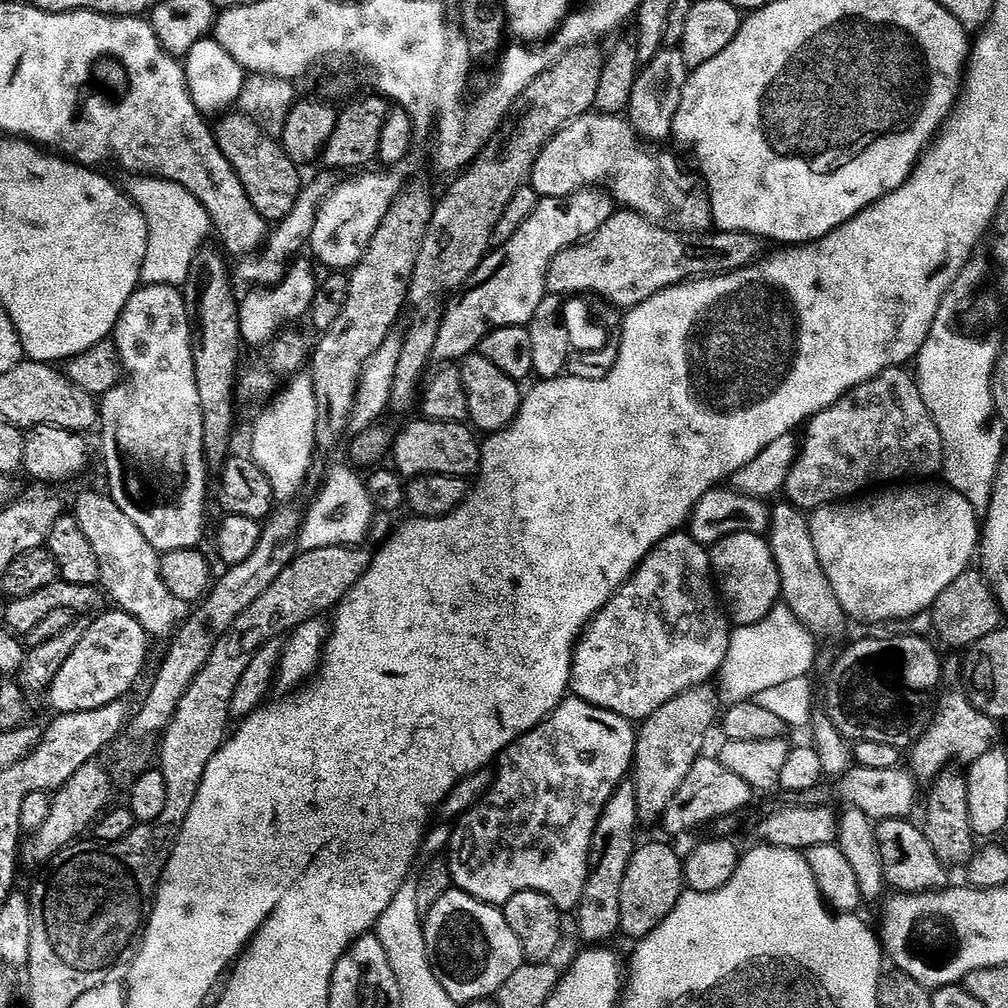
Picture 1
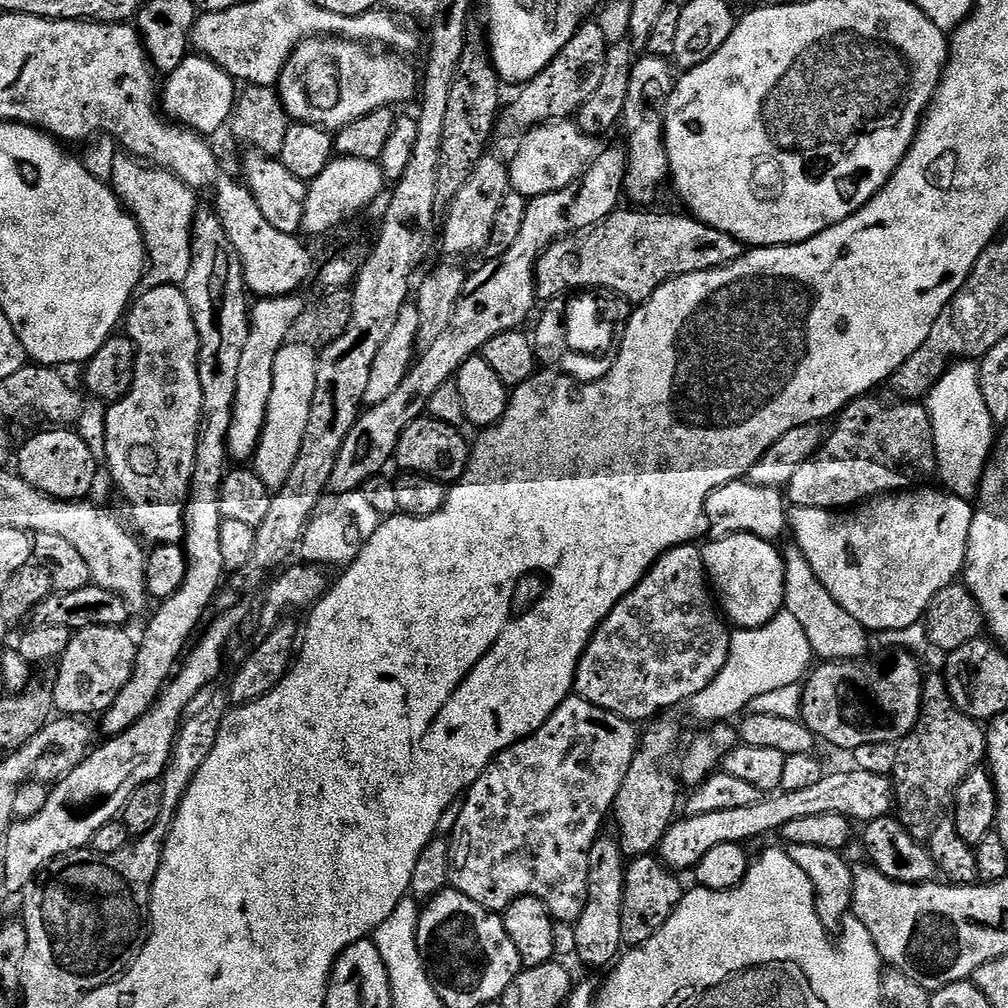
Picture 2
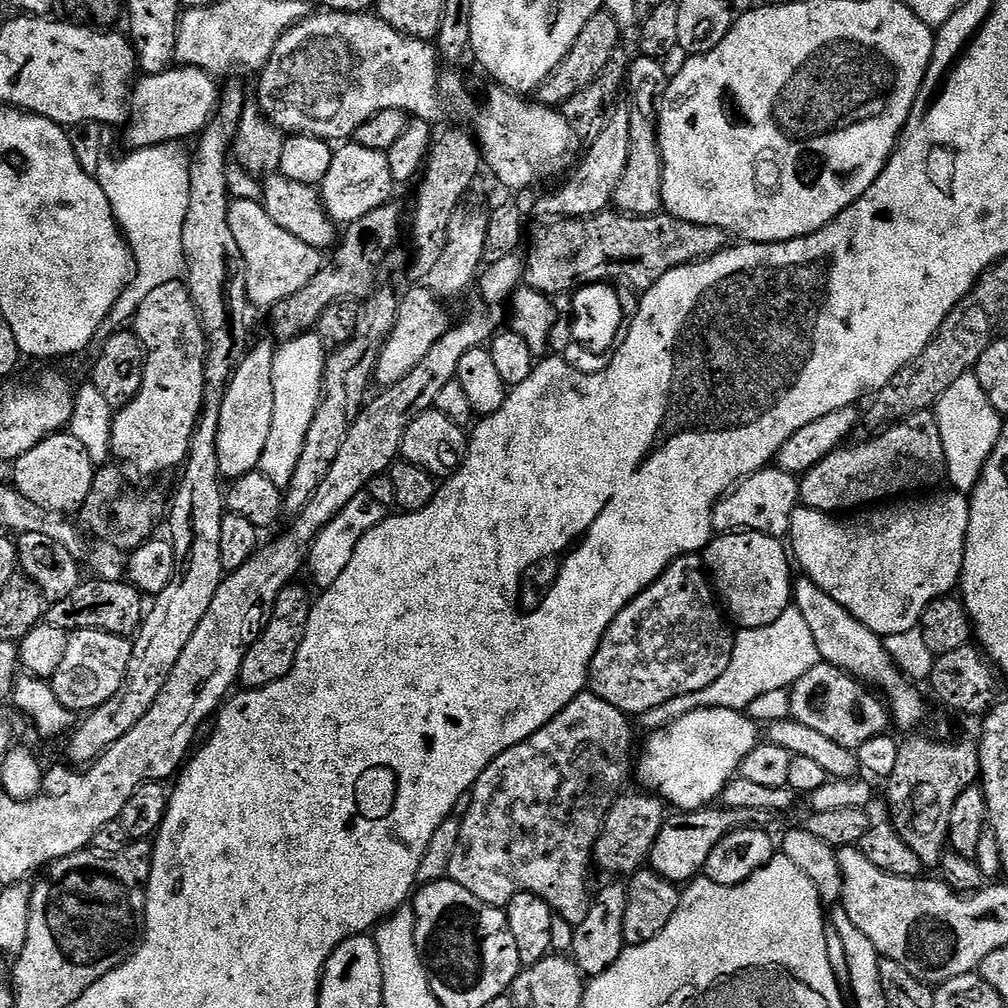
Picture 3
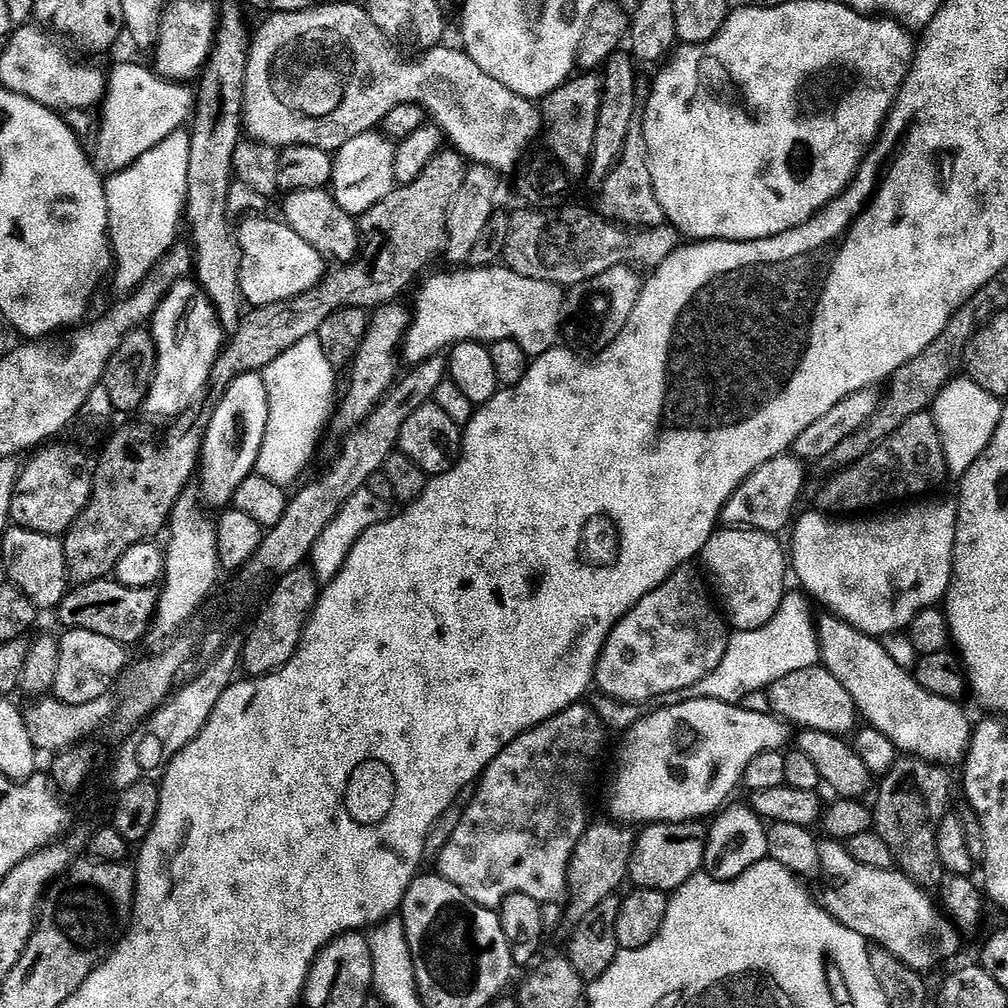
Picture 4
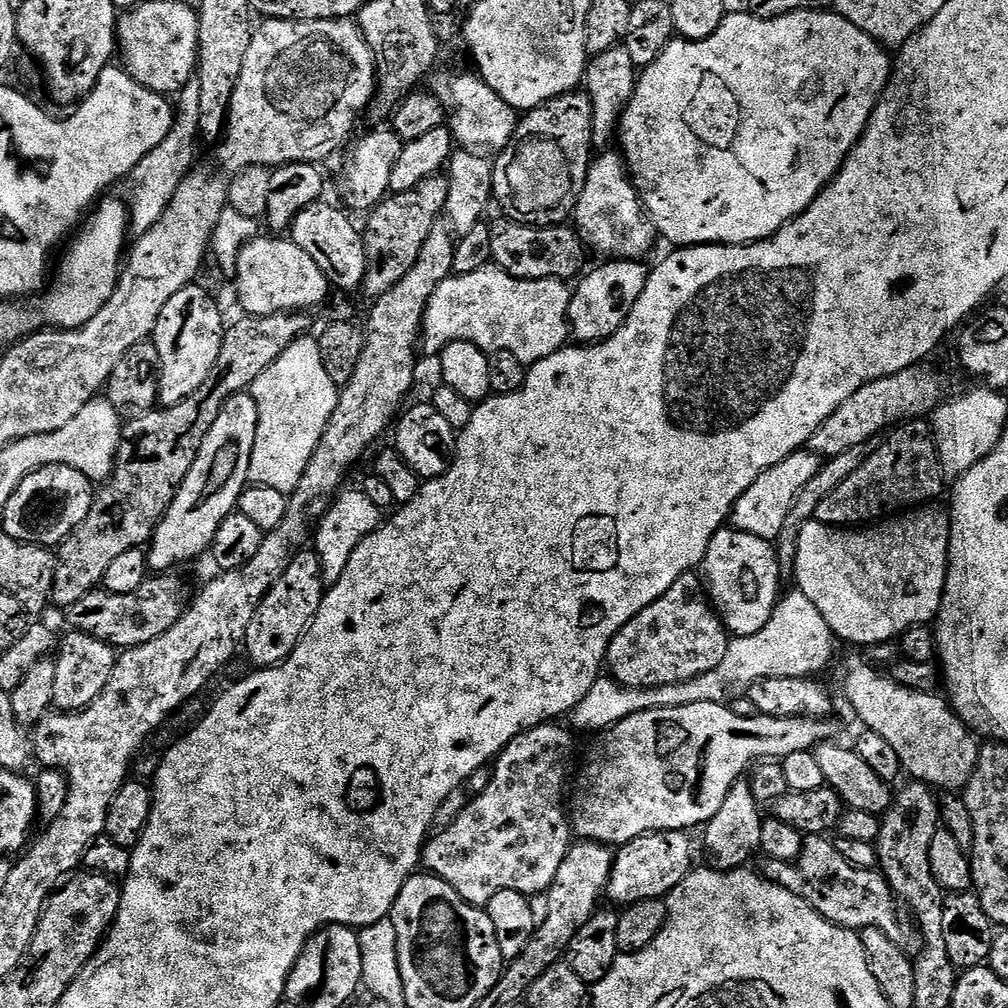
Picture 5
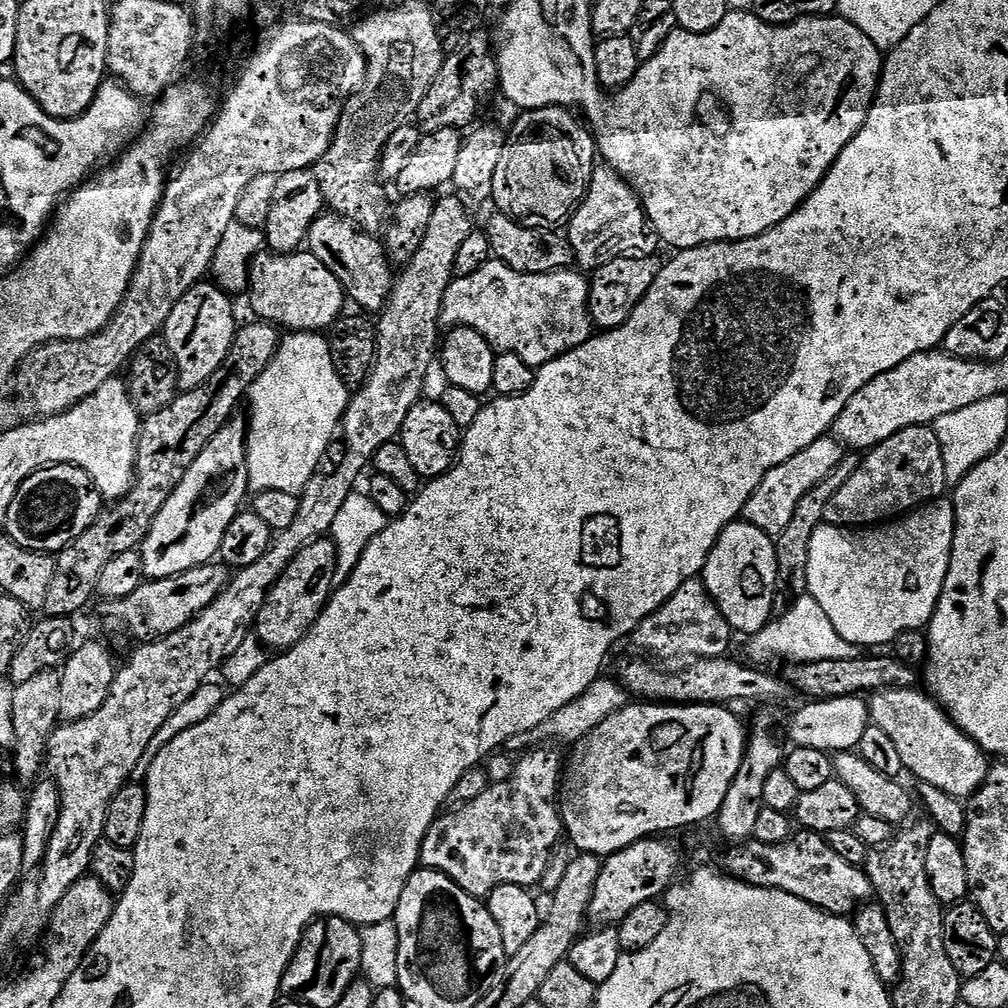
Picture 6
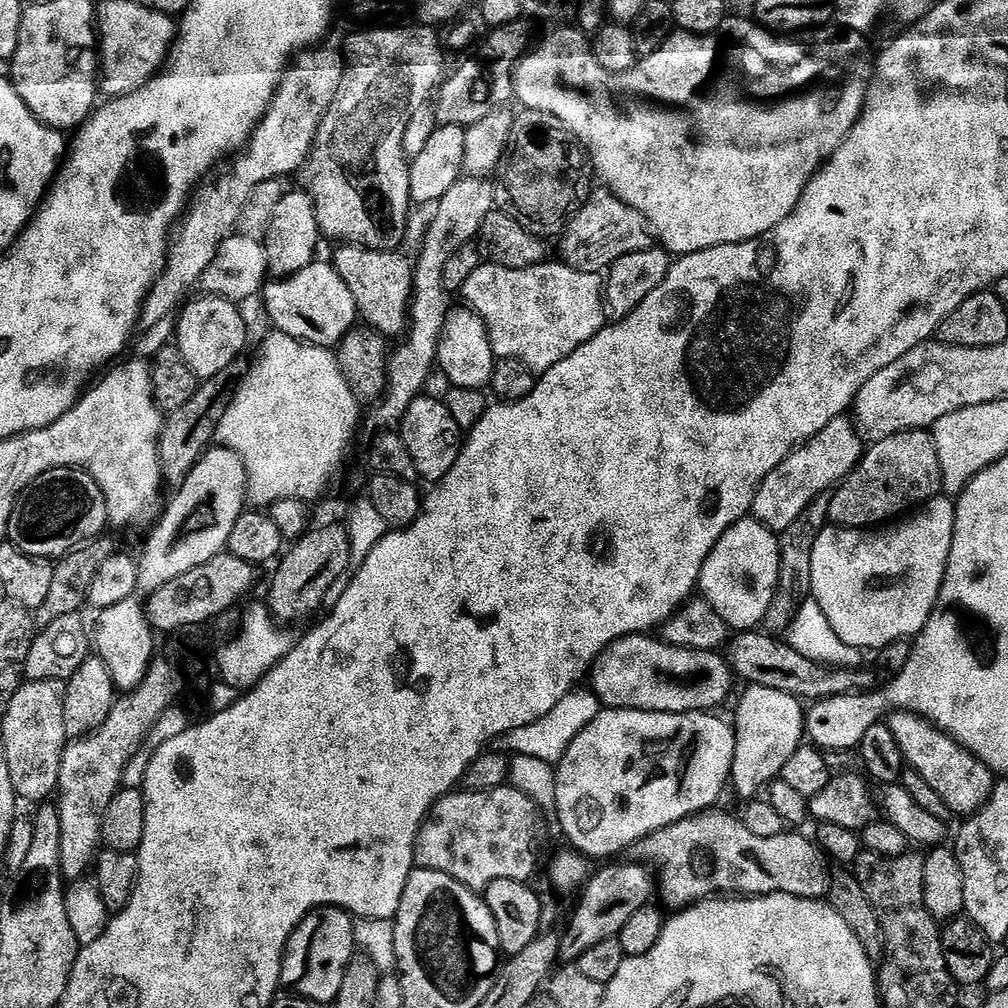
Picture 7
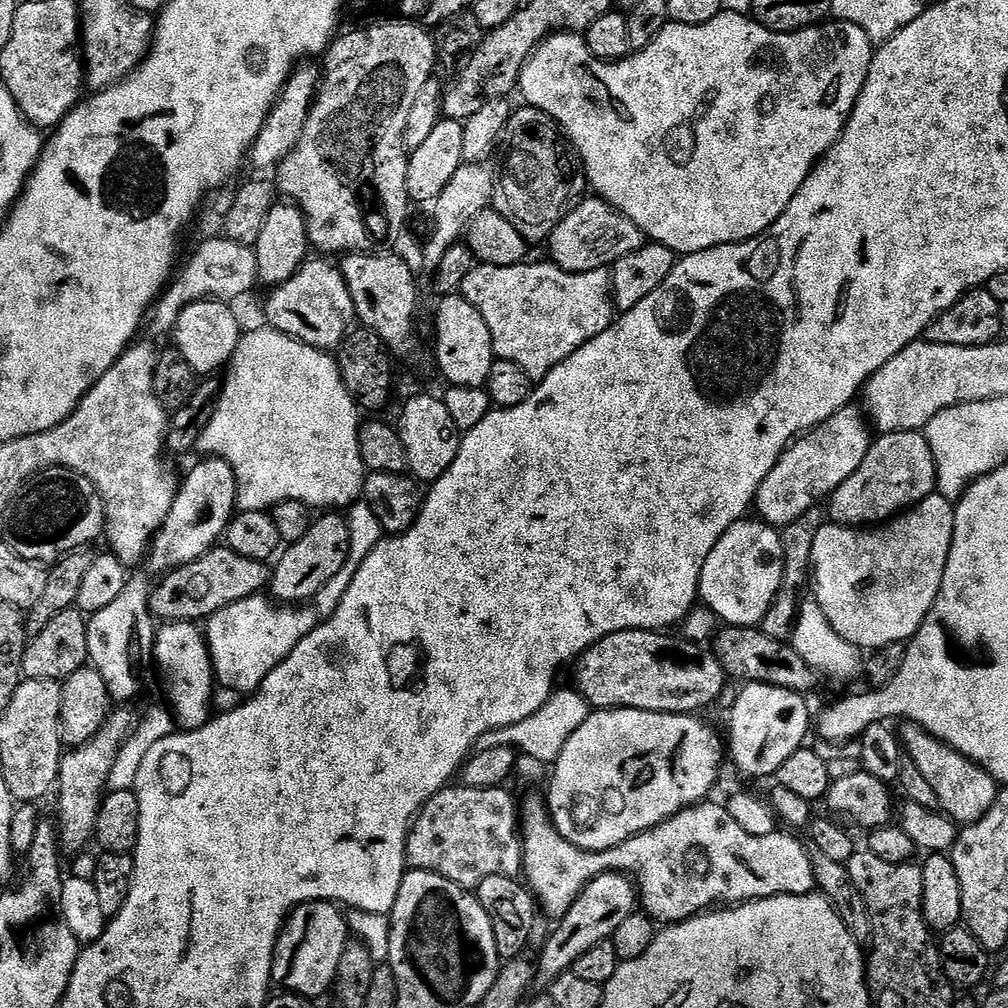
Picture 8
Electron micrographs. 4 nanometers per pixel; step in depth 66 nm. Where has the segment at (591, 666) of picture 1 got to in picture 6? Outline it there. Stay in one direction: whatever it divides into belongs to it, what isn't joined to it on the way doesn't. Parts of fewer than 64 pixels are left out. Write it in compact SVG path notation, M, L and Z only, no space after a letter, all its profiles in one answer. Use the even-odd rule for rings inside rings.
M700 578L682 582L674 595L661 608L654 610L654 614L647 616L630 637L631 643L634 642L642 651L649 652L644 654L657 656L652 658L660 662L683 661L685 658L713 660L715 656L728 656L732 639L734 633L731 626L712 601L711 594Z

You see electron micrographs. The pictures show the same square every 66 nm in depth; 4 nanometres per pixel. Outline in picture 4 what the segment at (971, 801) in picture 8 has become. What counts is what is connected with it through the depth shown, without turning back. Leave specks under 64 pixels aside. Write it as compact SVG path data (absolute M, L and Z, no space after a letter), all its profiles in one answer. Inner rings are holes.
M839 616L819 617L818 635L823 668L846 686L846 694L854 698L857 713L863 719L865 716L871 727L886 734L886 738L894 742L897 753L928 764L964 764L968 747L972 745L974 724L968 721L959 703L922 690L915 675L898 666L877 637L858 631Z

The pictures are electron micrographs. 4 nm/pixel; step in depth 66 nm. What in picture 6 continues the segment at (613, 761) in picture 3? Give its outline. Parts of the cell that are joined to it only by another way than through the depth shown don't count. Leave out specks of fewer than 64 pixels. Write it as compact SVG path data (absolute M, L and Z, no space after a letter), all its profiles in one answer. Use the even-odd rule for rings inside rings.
M540 746L529 751L526 758L512 772L509 780L501 784L489 783L487 790L468 804L445 811L436 817L420 847L420 864L449 876L466 894L486 898L498 886L513 884L531 889L544 876L552 851L560 836L565 835L564 822L560 818L558 797L562 783L562 756L552 746Z

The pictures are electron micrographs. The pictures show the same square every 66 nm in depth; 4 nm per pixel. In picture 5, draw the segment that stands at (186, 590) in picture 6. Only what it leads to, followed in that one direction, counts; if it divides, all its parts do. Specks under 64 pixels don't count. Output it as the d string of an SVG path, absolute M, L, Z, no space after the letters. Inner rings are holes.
M168 574L153 575L130 594L114 594L107 590L91 592L67 608L66 616L75 631L98 638L117 650L137 648L146 642L154 642L154 638L166 634L166 630L178 622L186 607L179 582L170 577Z

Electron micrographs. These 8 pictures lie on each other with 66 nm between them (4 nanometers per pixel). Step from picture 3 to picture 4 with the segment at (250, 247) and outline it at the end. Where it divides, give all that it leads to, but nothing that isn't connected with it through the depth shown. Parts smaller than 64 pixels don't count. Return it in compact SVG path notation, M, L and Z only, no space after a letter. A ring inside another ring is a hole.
M248 220L238 228L238 243L240 246L240 295L249 300L252 308L261 308L267 304L277 304L298 298L302 294L320 287L320 281L326 275L326 261L323 256L310 246L310 242L298 238L288 224L276 220Z

